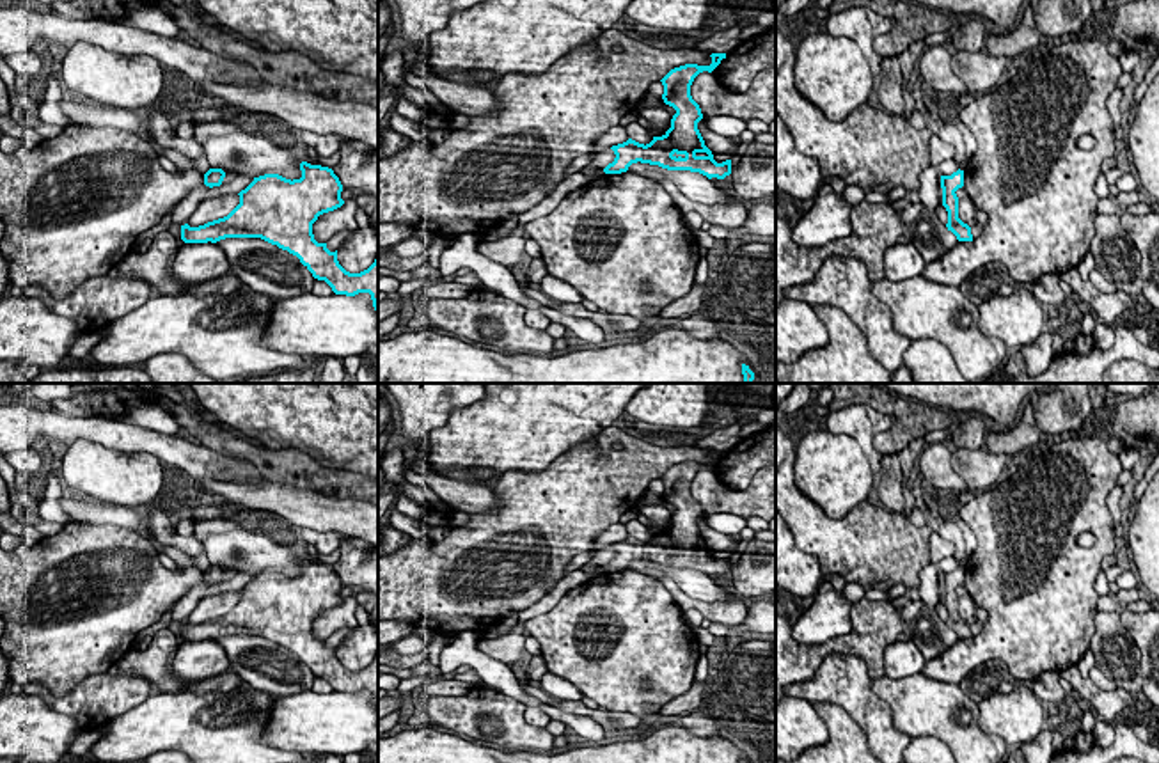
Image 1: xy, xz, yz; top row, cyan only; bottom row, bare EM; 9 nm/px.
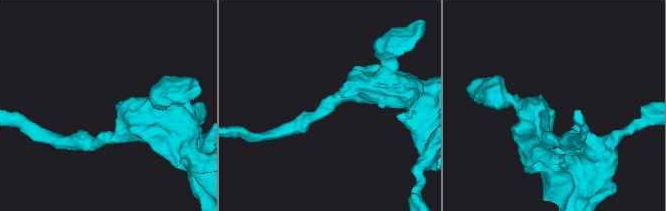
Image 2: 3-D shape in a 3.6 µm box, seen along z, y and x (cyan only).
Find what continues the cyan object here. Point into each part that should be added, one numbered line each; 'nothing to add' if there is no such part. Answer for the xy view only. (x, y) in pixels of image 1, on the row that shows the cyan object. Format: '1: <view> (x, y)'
nothing to add

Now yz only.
nothing to add

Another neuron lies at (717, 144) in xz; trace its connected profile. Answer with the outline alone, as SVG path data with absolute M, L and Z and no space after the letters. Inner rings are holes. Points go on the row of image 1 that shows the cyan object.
M705 119L698 122L698 130L705 140L705 146L712 151L712 154L729 153L731 156L737 154L738 144L731 142L729 137L721 137L706 128Z

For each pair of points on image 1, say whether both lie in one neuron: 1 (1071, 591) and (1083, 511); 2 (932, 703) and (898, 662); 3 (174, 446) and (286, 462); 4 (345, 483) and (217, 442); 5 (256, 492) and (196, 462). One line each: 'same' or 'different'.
1: same
2: different
3: different
4: same
5: different

